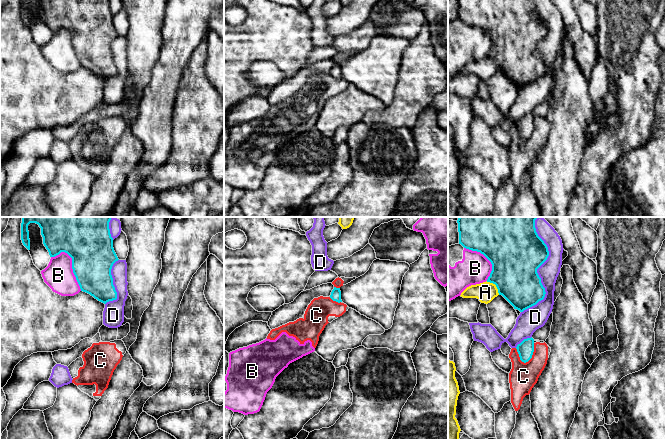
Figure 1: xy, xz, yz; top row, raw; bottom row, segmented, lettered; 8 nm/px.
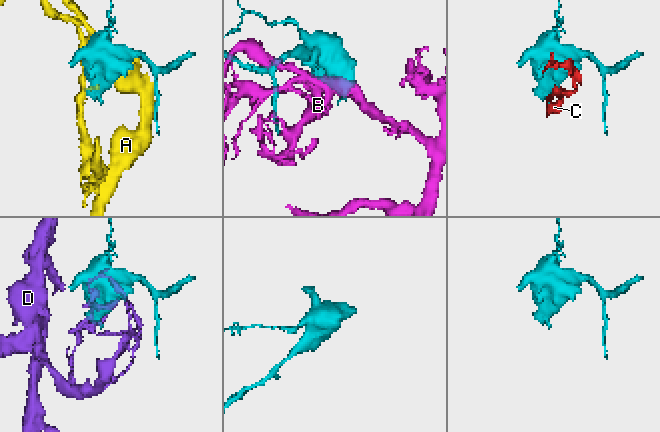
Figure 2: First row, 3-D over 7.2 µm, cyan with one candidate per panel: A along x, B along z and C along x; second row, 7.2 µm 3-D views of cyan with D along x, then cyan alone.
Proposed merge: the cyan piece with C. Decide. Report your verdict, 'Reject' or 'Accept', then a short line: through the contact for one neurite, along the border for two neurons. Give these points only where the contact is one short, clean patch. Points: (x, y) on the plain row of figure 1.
Reject. Line: yz (534, 119), (532, 132), (527, 137), (522, 138)

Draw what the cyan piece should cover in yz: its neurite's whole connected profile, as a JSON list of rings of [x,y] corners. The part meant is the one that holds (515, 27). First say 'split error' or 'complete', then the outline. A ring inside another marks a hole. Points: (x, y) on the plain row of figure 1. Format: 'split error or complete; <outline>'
complete; [[[458,0],[459,20],[483,30],[492,40],[487,58],[493,59],[514,85],[523,88],[545,73],[537,45],[547,36],[547,21],[538,12],[535,0]]]

